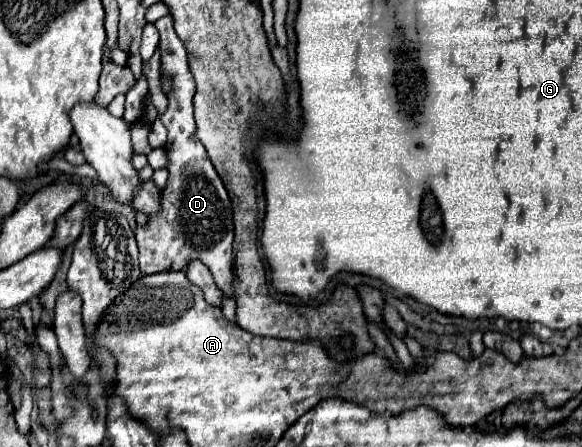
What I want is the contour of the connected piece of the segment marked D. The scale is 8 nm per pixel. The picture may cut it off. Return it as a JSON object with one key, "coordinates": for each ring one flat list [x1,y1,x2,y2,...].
{"coordinates":[[164,16,155,22,159,32,161,67,171,77,171,89,167,91,167,110,161,121,167,129,167,171,169,179,161,191,159,215,149,215,147,223,137,225,139,261,143,273,161,271,185,271,193,259,199,259,213,275,217,287,223,291,233,285,233,211,229,195,219,179,203,143,195,137,193,119,193,95,195,81,187,65,187,51,173,29,173,19]]}

